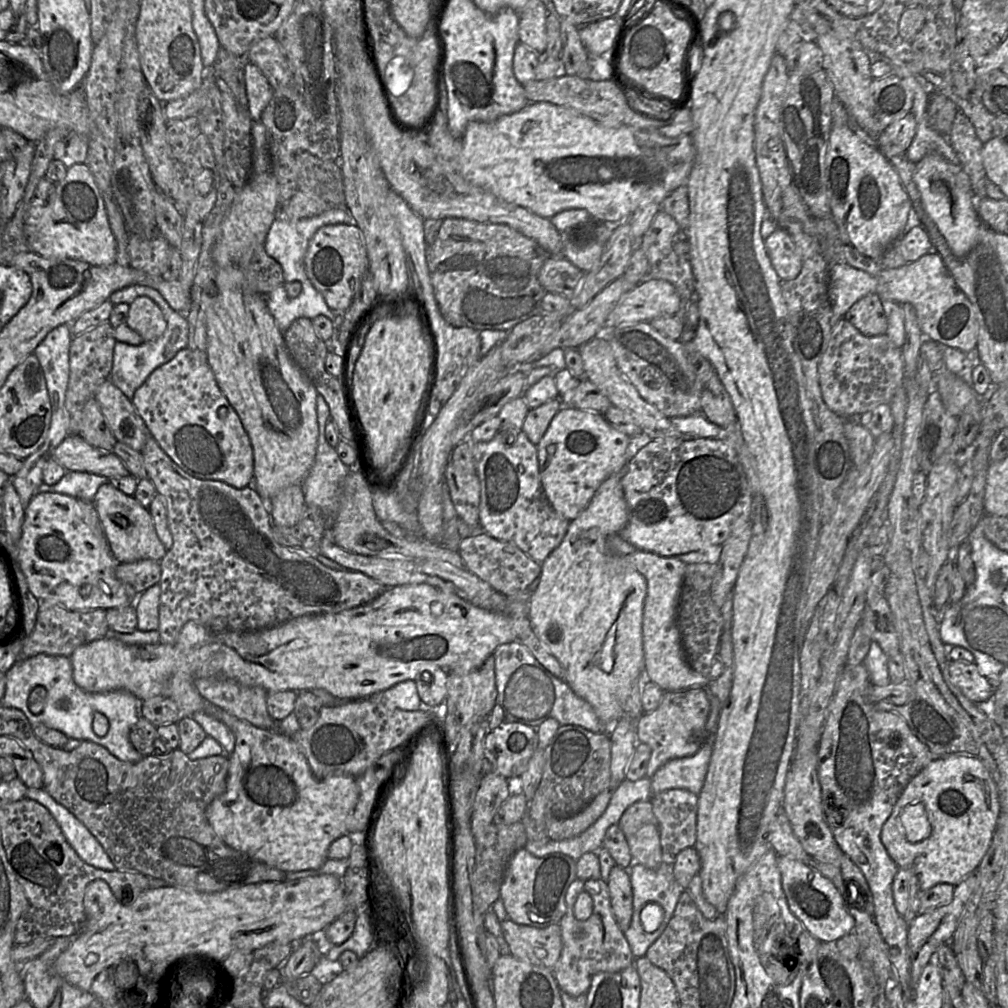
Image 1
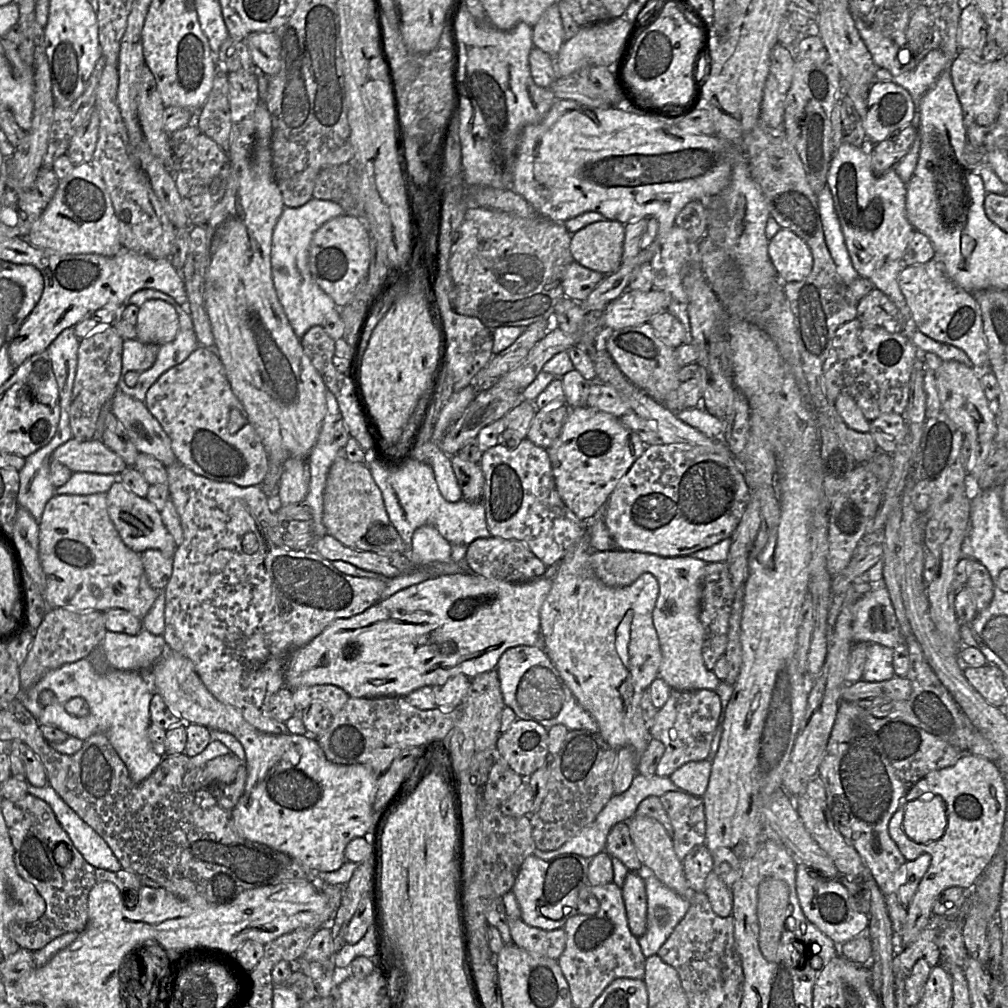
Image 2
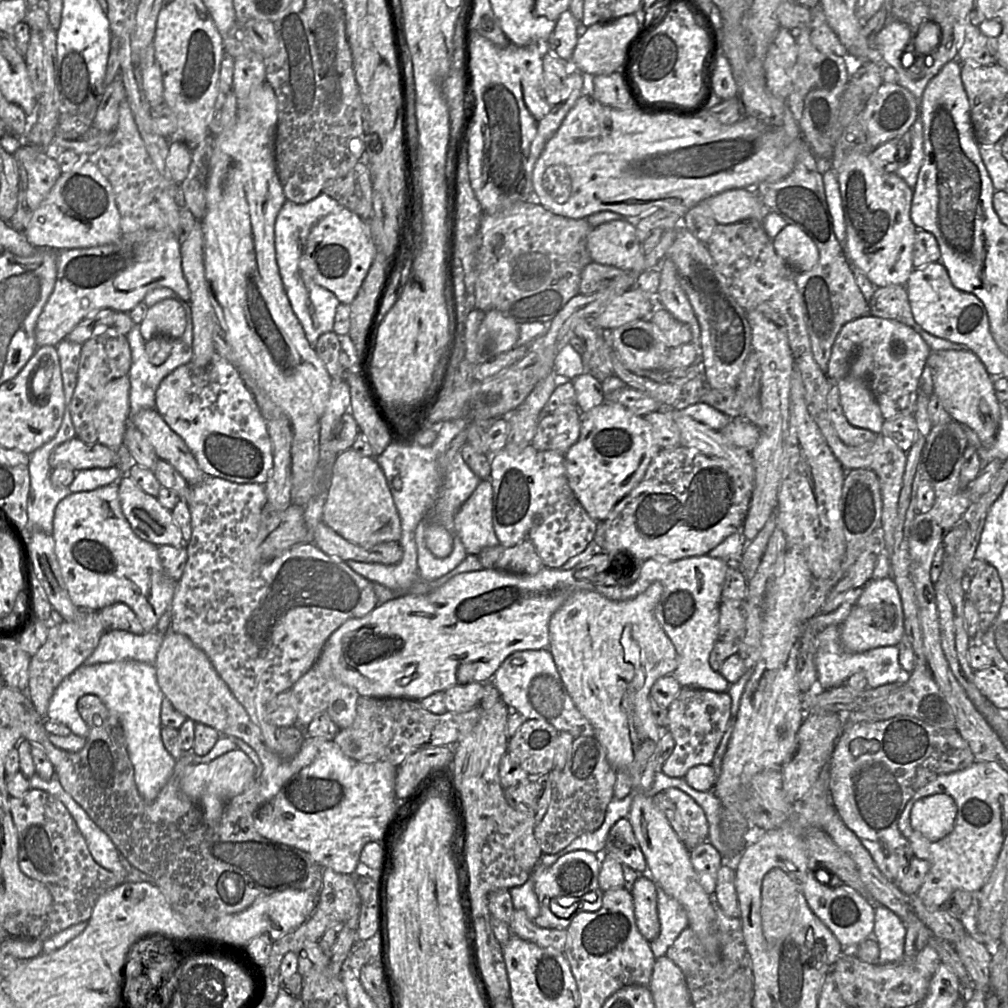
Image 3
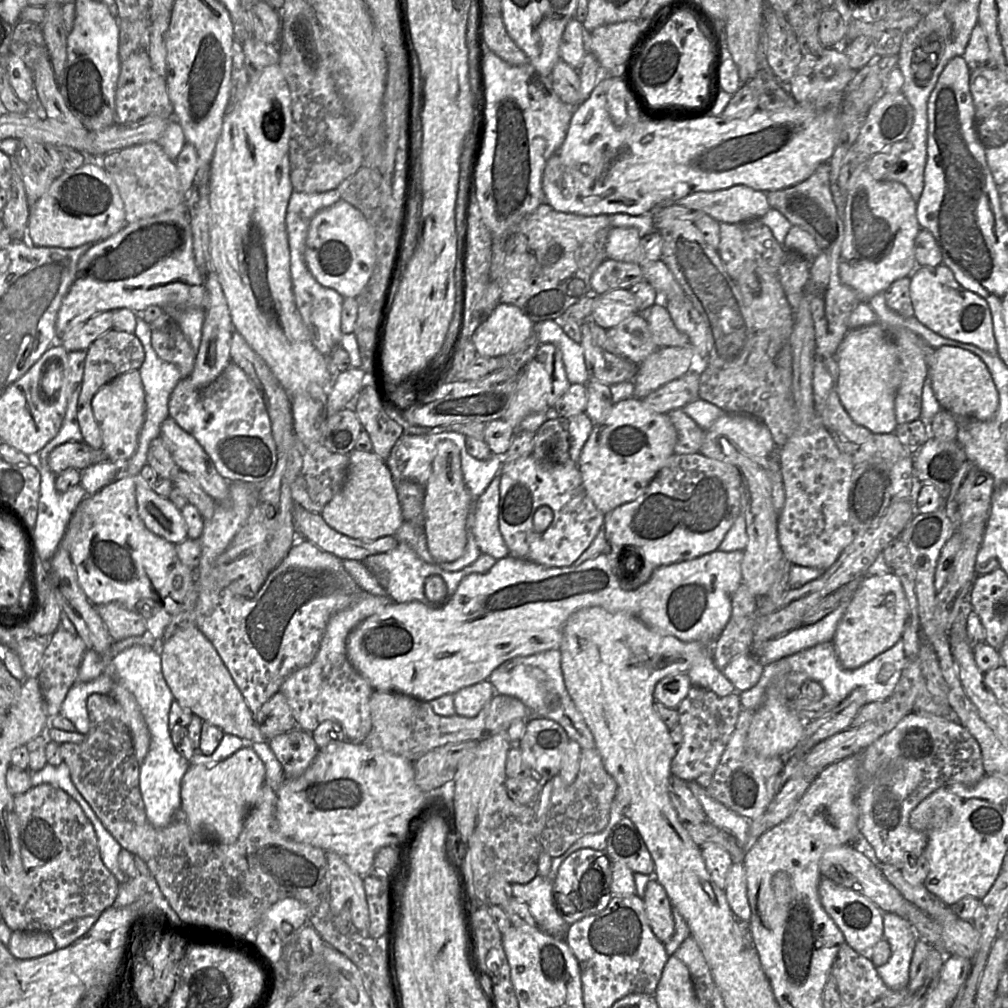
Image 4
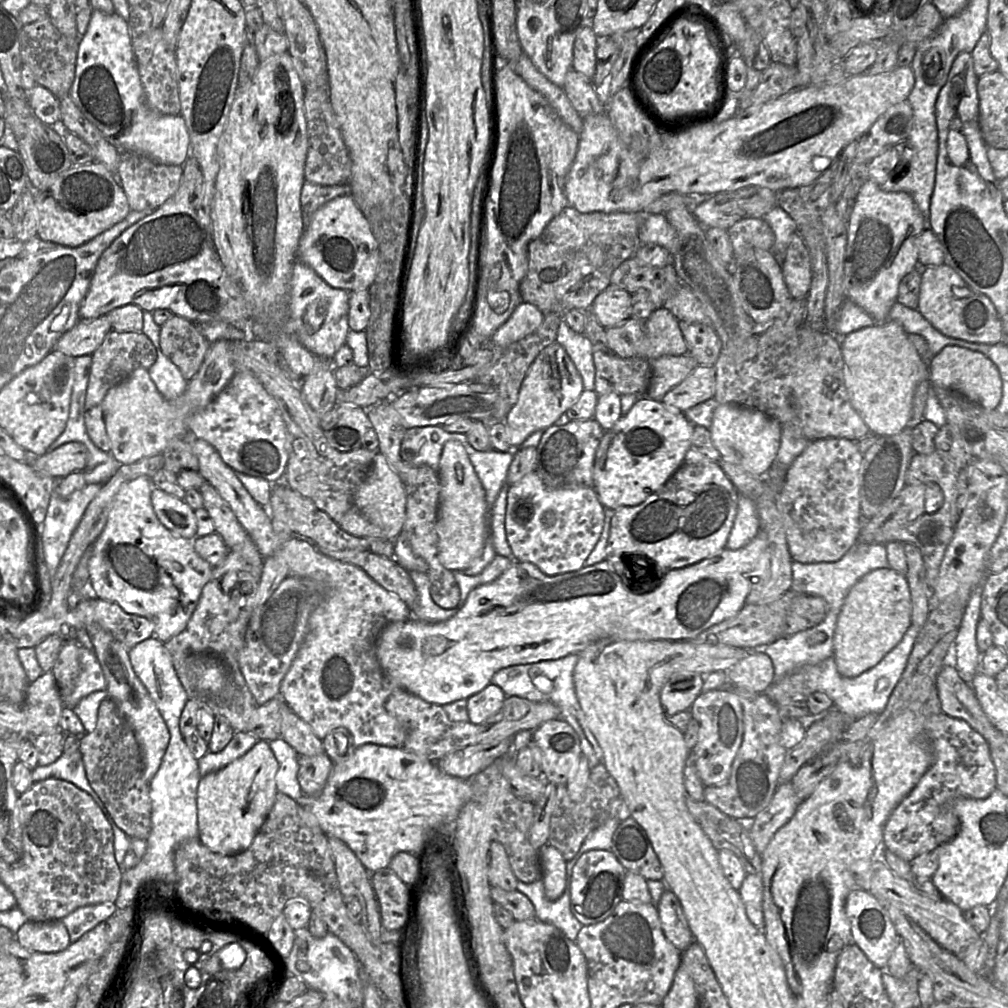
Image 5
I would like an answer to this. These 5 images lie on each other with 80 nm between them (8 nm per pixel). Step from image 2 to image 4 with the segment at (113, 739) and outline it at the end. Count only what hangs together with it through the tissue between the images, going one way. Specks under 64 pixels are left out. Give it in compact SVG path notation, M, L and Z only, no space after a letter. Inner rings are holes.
M132 646L115 656L103 673L91 682L76 682L69 690L60 714L76 726L77 732L87 735L90 719L87 700L92 694L111 695L115 685L121 684L131 691L141 707L151 734L148 754L140 767L140 789L150 823L158 828L168 826L174 815L181 810L181 785L191 763L175 748L171 738L169 714L175 701L162 672L161 655L156 647Z

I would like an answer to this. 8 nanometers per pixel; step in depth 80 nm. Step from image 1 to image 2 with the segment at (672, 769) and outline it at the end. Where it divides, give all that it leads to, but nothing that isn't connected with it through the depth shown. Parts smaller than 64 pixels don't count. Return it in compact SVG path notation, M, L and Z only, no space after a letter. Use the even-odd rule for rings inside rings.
M707 759L688 762L673 772L669 779L685 792L702 797L709 783L711 765Z

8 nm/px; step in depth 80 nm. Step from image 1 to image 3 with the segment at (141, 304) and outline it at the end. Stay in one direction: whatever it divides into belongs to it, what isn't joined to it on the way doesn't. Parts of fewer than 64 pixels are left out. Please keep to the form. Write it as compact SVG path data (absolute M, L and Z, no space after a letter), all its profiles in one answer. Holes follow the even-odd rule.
M164 299L149 307L142 322L138 325L146 342L158 335L176 340L185 329L185 310L176 300Z

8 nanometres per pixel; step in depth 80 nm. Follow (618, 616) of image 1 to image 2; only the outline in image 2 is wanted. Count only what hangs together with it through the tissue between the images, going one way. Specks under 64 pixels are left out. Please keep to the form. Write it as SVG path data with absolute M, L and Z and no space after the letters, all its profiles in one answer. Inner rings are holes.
M586 521L585 523L587 525L586 534L566 553L556 567L548 567L546 571L546 573L548 571L549 573L553 573L553 576L551 578L551 590L540 609L540 628L544 642L544 650L578 703L587 710L598 723L599 734L603 739L614 750L618 750L622 747L631 747L634 750L637 763L638 758L645 752L653 739L649 730L649 722L645 720L640 704L644 692L649 688L651 683L658 678L659 667L662 660L660 643L653 623L653 610L659 595L659 584L657 579L649 573L642 574L631 585L621 588L609 587L597 579L589 564L589 556L593 553L589 535L590 521Z

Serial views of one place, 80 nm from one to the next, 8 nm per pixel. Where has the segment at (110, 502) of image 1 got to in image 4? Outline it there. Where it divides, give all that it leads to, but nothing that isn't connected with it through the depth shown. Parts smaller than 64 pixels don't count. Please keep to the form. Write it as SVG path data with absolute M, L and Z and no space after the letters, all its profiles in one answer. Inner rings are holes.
M139 476L134 477L138 513L148 530L165 540L179 544L188 539L186 522L167 497L162 497L148 487Z

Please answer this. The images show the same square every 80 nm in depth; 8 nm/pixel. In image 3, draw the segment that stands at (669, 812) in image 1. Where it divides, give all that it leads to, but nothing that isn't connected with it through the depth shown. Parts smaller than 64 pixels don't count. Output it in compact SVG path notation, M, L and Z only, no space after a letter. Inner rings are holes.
M678 788L664 790L676 807L673 828L690 851L708 841L708 822L702 807L687 793Z

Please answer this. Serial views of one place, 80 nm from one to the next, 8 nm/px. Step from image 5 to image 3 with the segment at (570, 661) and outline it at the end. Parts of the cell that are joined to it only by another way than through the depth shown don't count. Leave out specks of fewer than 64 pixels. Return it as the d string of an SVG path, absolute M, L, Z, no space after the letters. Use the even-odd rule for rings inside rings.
M548 649L512 653L501 663L490 682L499 691L506 706L520 713L525 719L548 722L559 732L568 732L574 738L595 735L594 727L578 710L569 695Z

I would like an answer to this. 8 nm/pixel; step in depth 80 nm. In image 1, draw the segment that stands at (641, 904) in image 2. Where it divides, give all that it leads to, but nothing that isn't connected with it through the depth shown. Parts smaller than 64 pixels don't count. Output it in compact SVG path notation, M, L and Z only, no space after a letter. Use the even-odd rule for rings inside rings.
M618 865L614 866L606 882L614 917L624 932L629 928L633 915L633 891L629 869L624 869Z

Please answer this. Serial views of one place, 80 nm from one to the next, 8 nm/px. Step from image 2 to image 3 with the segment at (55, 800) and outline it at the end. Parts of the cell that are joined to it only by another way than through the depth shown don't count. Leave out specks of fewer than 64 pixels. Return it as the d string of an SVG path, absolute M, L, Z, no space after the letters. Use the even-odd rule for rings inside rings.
M55 772L52 779L42 779L35 773L28 780L31 789L46 791L66 806L83 834L91 855L100 866L113 872L118 877L125 878L127 876L128 871L120 860L120 853L113 840L91 819L88 813L72 796L63 789L59 780L55 778Z

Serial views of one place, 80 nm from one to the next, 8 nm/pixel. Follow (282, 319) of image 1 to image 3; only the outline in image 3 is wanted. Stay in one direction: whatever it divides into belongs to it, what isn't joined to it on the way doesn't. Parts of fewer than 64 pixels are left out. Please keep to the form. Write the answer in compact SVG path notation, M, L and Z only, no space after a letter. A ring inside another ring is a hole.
M325 193L305 204L286 200L275 223L276 259L282 283L293 312L313 347L322 334L333 331L336 310L341 303L335 294L316 284L306 273L306 243L311 229L320 219L342 208L341 204Z

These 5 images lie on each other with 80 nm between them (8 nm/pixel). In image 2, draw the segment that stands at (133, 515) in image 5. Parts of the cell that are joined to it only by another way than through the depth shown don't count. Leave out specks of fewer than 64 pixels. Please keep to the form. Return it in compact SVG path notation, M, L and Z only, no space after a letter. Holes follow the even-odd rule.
M106 493L90 495L56 494L46 504L39 523L39 557L46 575L43 597L49 608L101 611L122 608L142 620L152 608L158 590L151 587L141 553L131 550L121 539L107 508Z

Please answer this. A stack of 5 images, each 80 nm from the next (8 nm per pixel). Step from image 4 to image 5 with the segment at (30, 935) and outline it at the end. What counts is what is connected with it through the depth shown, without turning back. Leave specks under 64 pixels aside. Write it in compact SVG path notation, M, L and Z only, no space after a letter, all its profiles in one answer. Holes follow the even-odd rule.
M62 920L28 921L14 936L23 948L40 953L60 952L71 944L69 933Z

